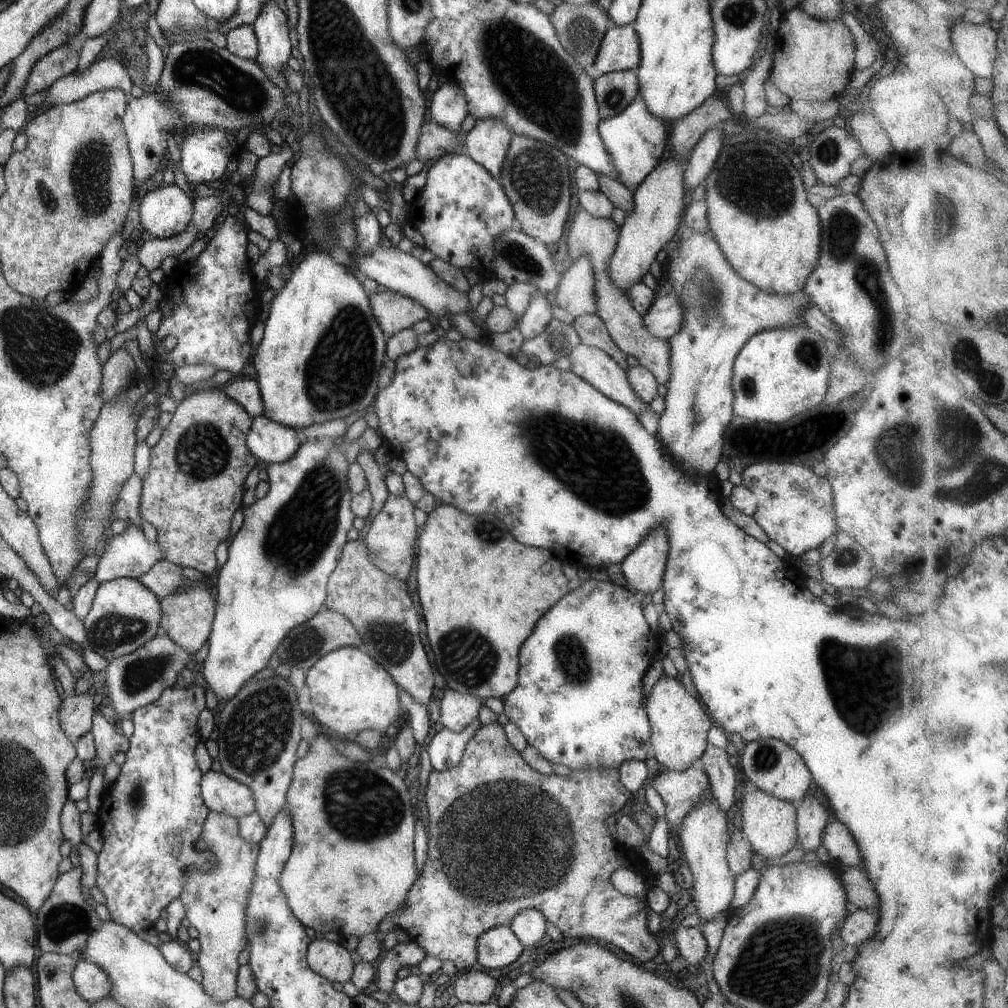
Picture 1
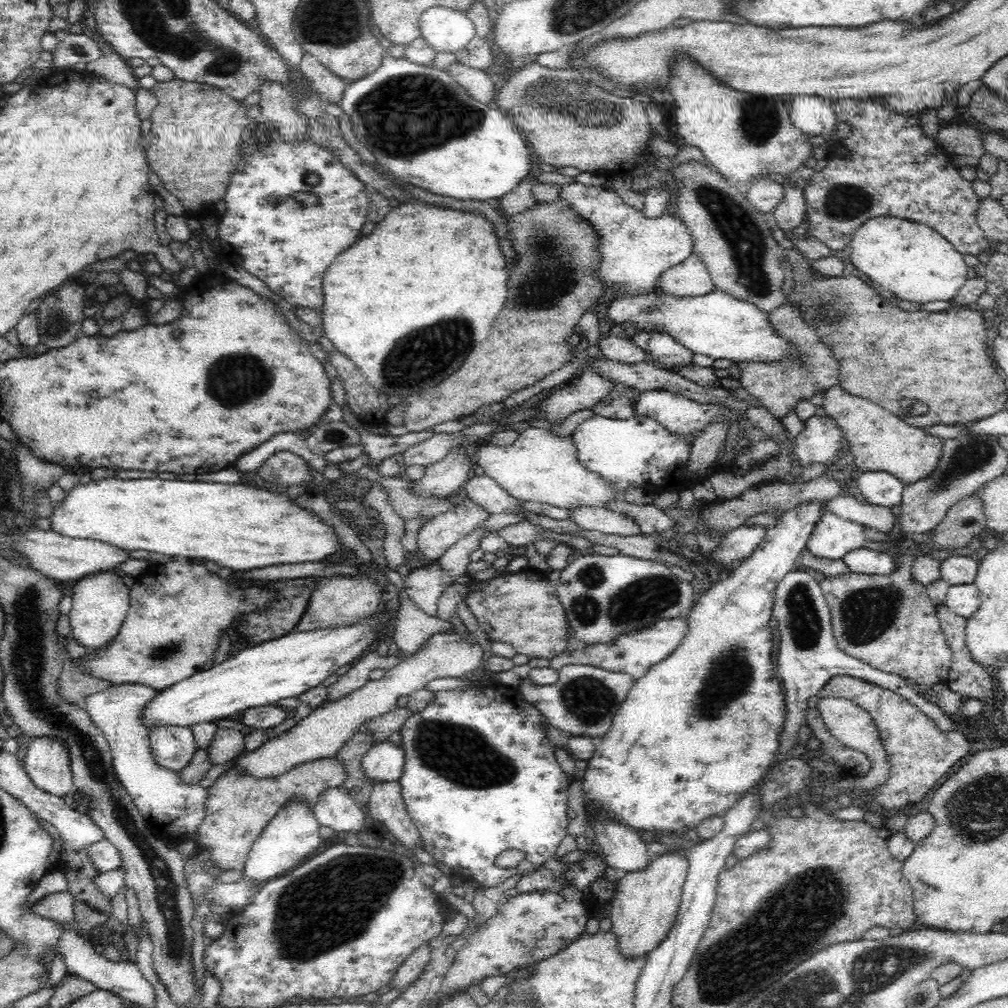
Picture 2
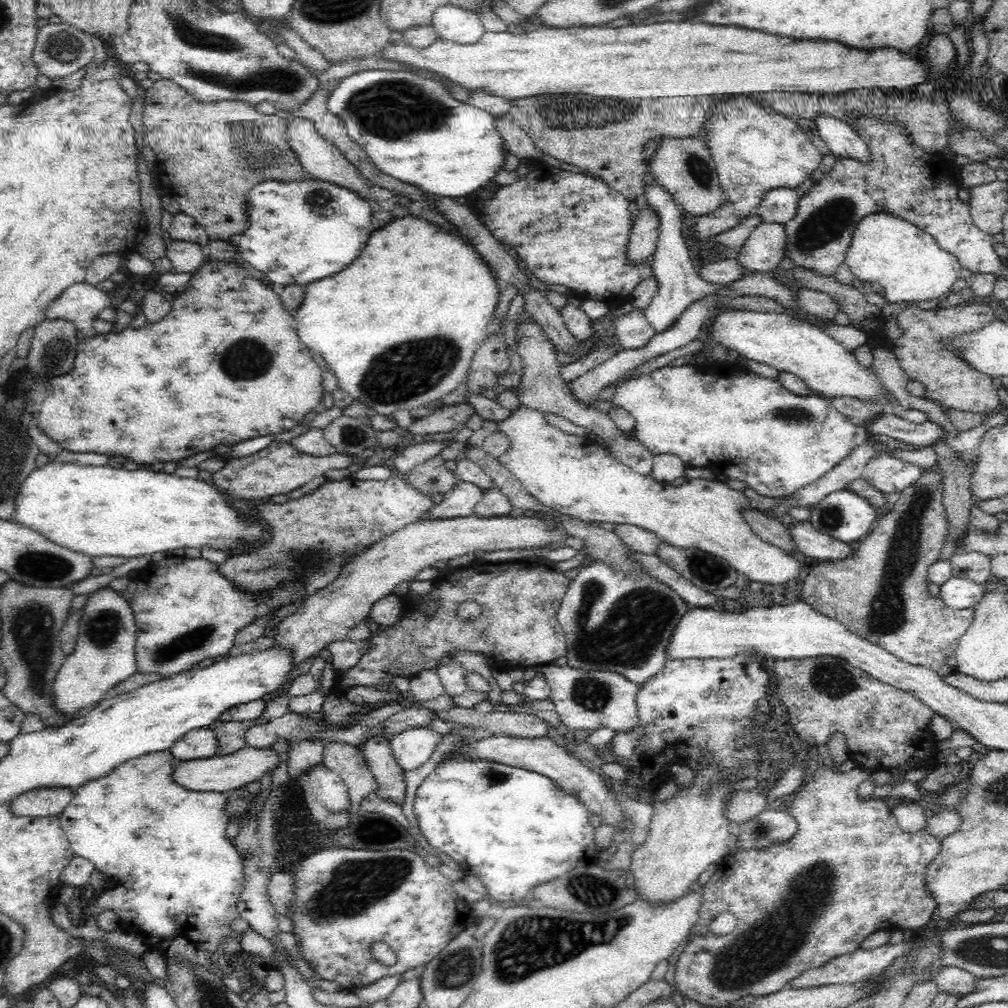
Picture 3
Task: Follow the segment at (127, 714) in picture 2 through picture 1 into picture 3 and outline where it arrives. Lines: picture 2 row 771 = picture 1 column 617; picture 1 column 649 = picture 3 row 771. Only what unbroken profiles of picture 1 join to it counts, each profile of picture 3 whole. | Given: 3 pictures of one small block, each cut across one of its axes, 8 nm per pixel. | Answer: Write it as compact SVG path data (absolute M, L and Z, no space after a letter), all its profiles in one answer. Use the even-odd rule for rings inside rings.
M170 751L148 754L123 763L121 766L118 766L114 772L104 778L90 780L90 782L86 782L84 786L72 790L73 799L62 811L62 814L58 816L62 830L64 830L75 856L85 858L92 862L95 870L102 872L102 874L106 876L105 884L98 890L96 898L92 898L92 902L90 902L88 906L82 907L81 917L77 920L77 926L84 926L92 916L95 917L104 911L112 911L118 915L123 929L131 931L136 934L136 936L143 938L143 942L150 949L159 950L169 964L177 960L177 964L203 966L214 976L217 976L224 983L226 988L234 992L240 992L240 990L244 990L242 984L240 984L240 982L234 982L232 978L228 978L228 976L226 976L228 970L218 967L214 959L212 959L214 954L220 954L220 956L230 959L233 953L222 950L222 942L224 942L224 940L238 940L238 942L241 942L242 938L242 933L230 928L232 922L240 918L237 901L243 889L244 879L243 859L234 848L233 843L225 837L226 826L228 826L228 815L226 815L225 809L226 797L224 797L223 793L219 793L218 791L191 791L186 790L186 787L178 786L171 777L172 770L174 770L176 763L177 761Z

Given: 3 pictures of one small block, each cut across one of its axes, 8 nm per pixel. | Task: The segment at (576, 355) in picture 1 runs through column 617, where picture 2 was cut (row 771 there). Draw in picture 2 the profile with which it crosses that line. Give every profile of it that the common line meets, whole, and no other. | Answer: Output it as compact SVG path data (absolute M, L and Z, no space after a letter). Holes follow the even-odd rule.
M384 739L368 750L362 767L366 778L374 781L399 780L406 765L406 754L401 746Z

